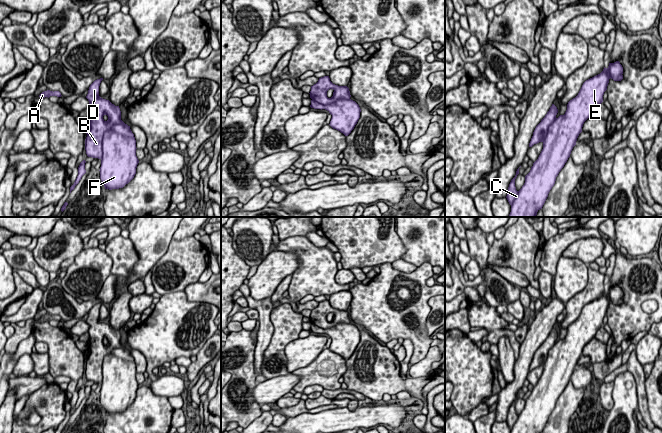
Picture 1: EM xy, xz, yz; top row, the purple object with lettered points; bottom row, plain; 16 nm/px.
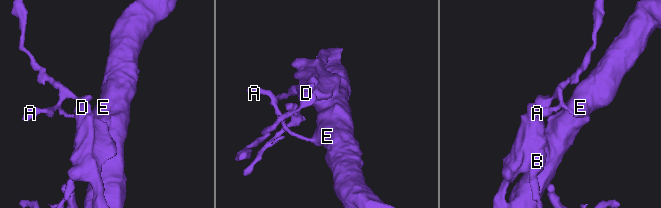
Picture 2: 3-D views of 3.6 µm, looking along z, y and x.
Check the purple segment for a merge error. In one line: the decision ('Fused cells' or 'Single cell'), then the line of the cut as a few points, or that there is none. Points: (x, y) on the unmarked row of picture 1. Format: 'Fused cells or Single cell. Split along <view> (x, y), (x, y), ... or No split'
Fused cells. Split along xy (124, 347), (115, 347), (104, 357), (102, 380), (100, 382)

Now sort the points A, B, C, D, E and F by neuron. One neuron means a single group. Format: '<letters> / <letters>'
A E F / B C D

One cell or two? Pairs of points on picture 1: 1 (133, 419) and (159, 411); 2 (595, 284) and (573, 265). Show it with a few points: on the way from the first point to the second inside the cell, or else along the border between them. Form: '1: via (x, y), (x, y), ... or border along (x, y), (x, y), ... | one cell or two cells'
1: via (139, 413), (141, 411), (153, 411) | one cell
2: border along (588, 266), (587, 285), (573, 296) | two cells

